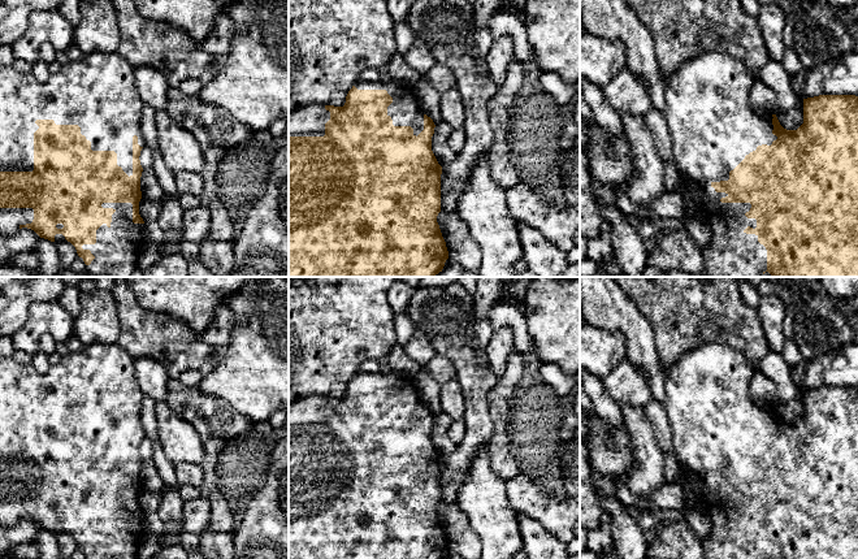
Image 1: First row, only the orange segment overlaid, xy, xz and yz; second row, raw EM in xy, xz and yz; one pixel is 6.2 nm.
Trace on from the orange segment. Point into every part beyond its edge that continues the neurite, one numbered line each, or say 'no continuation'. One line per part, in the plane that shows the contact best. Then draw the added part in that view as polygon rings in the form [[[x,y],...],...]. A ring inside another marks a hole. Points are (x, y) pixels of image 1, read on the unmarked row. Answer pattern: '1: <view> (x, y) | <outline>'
1: xy (98, 384) | [[[92,343],[82,351],[69,352],[51,365],[46,373],[39,373],[32,364],[22,365],[12,358],[0,358],[0,463],[34,462],[34,424],[39,420],[36,411],[53,411],[56,416],[78,416],[81,425],[91,433],[92,442],[114,442],[117,456],[130,468],[133,467],[133,428],[138,436],[146,438],[140,420],[143,391],[134,374],[135,359],[118,343]]]

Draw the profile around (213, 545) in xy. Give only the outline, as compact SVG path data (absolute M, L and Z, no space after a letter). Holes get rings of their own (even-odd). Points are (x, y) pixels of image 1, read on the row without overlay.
M204 530L199 534L200 552L207 559L233 559L233 534Z

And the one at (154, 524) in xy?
M157 512L144 514L144 523L146 523L146 532L161 536L164 534L165 526L161 519L159 517Z

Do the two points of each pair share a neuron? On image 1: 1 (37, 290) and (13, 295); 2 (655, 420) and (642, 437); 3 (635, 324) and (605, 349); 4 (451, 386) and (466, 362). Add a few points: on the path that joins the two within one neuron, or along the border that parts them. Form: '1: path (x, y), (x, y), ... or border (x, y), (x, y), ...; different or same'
1: path (31, 291), (18, 294); same
2: border (644, 408), (654, 441), (663, 453); different
3: border (593, 324), (620, 332), (624, 337), (627, 356); different
4: border (455, 378), (463, 393), (466, 407); different

